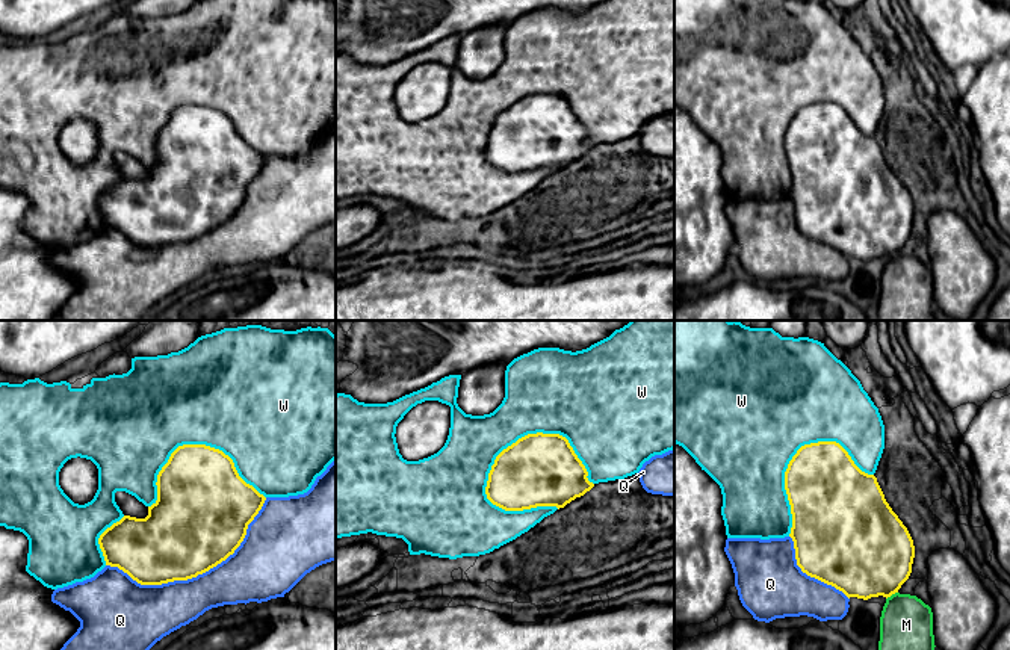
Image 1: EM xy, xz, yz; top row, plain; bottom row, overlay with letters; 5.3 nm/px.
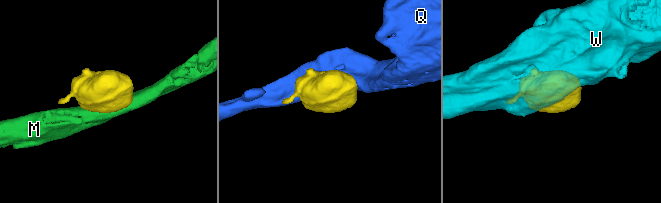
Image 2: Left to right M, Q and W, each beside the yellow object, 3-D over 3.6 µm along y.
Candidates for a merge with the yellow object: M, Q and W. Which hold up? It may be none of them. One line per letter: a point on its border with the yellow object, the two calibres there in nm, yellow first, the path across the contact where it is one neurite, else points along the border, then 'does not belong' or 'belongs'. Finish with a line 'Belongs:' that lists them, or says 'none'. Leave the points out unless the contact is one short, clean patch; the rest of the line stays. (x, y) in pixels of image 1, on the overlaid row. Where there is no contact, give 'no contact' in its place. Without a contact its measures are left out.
M: contact yz (891, 594); calibres 460 and 280 nm; border yz (897, 591), (886, 599); does not belong
Q: contact xy (197, 575); calibres 480 and 280 nm; does not belong
W: contact xz (537, 433); calibres 380 and 460 nm; does not belong
Belongs: none

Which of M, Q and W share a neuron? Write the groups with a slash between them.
M / Q / W

